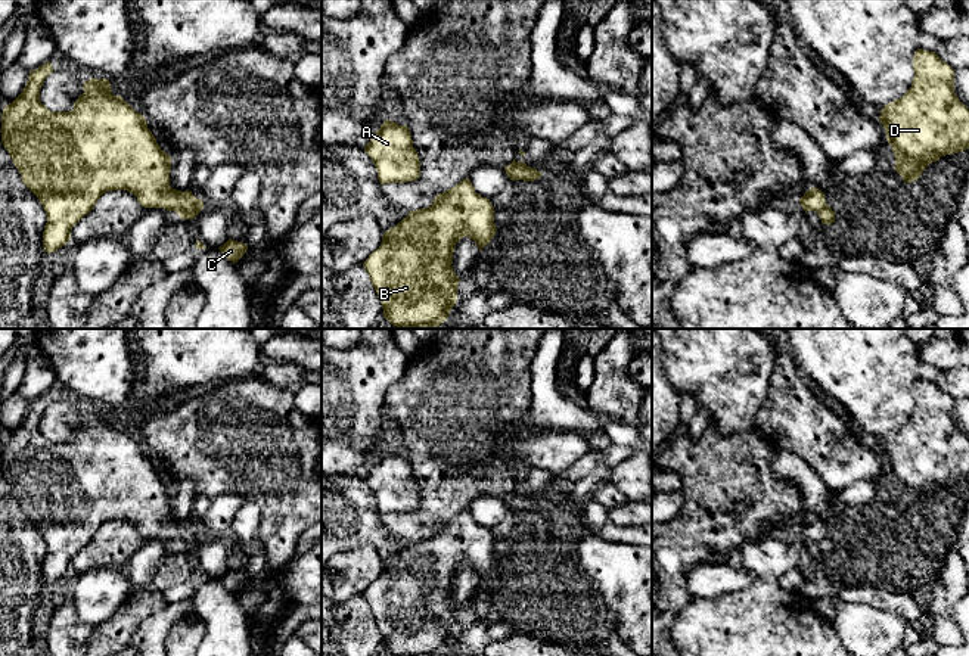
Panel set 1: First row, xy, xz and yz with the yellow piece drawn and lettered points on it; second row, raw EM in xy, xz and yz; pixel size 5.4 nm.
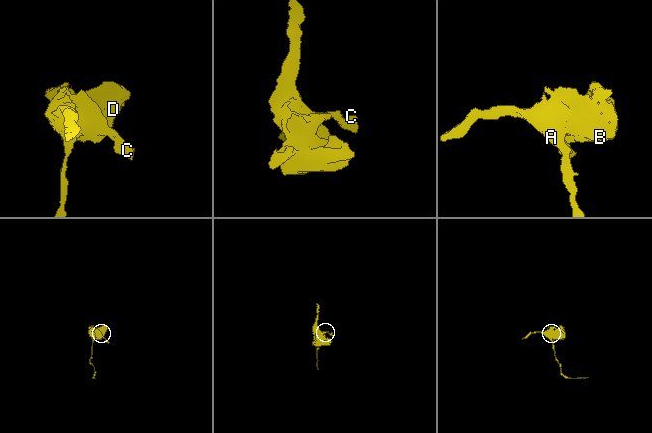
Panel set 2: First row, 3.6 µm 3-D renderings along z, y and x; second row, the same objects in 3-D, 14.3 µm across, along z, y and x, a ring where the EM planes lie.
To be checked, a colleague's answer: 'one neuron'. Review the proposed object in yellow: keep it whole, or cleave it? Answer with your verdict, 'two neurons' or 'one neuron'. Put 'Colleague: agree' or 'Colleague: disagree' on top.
Colleague: disagree
two neurons

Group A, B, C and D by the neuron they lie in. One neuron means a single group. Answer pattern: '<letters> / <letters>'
A B D / C

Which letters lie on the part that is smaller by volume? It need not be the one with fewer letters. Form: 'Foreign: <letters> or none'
Foreign: C

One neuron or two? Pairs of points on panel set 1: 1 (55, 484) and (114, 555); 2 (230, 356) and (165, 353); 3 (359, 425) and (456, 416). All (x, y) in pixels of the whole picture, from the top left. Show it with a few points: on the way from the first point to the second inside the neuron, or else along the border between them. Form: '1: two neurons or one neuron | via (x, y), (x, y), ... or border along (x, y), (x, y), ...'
1: two neurons | border along (129, 521), (106, 521), (73, 557)
2: one neuron | via (214, 348), (182, 348)
3: two neurons | border along (387, 388), (384, 410), (390, 425)

